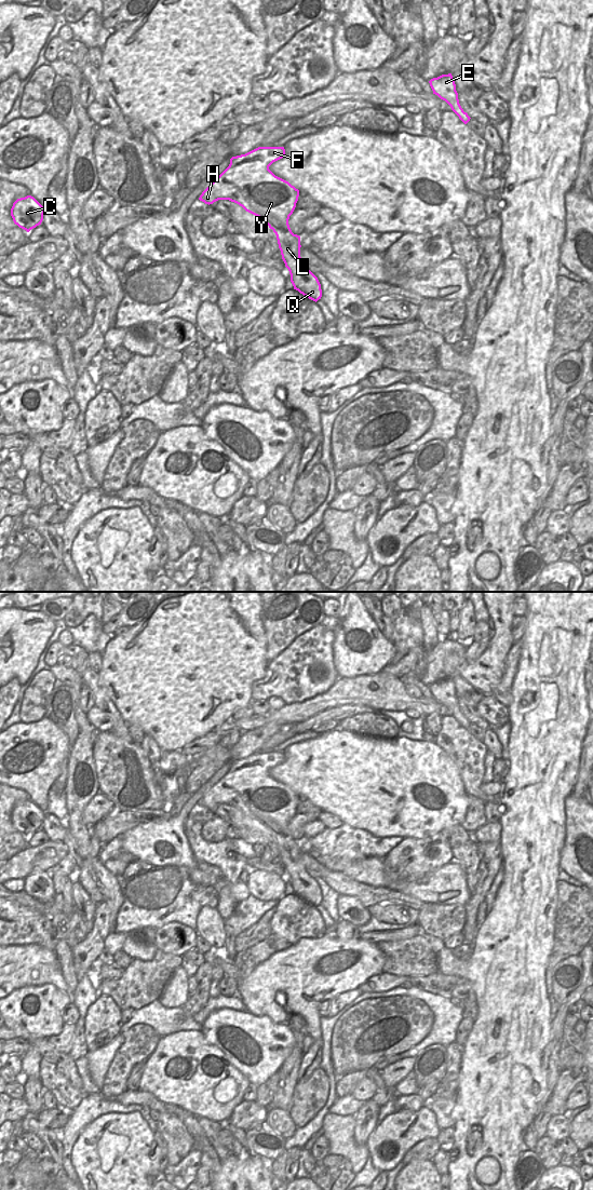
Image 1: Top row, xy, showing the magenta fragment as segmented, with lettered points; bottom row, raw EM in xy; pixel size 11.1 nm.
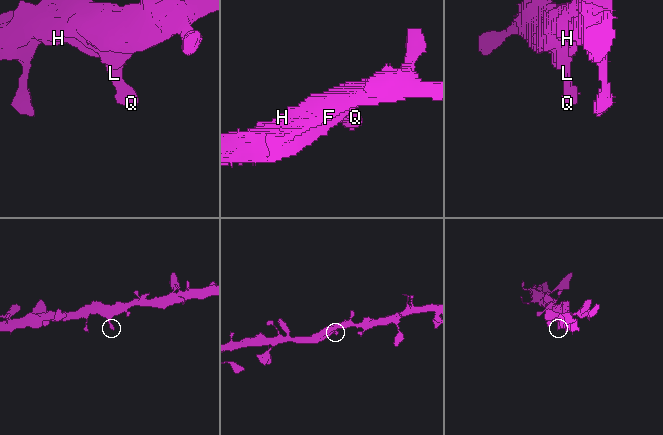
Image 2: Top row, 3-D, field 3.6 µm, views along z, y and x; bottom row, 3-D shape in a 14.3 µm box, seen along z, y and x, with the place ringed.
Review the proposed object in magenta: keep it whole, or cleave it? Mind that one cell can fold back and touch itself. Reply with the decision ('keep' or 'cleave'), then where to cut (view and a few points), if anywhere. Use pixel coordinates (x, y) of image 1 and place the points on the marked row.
keep | no cut

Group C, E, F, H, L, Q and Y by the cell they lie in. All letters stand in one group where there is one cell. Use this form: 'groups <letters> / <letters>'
groups C E F H L Q Y

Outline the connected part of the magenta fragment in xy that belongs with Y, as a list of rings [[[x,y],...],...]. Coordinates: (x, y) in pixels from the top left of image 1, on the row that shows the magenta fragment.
[[[258,147],[245,154],[232,157],[229,166],[202,192],[199,200],[208,205],[218,200],[229,200],[264,220],[277,235],[282,259],[289,271],[294,289],[316,302],[322,297],[321,284],[301,259],[300,236],[294,234],[288,225],[289,216],[298,201],[299,190],[269,170],[273,162],[284,155],[284,147]]]

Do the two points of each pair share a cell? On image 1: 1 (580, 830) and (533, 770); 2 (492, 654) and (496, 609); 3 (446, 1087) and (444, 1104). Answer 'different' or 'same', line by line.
1: different
2: same
3: different

